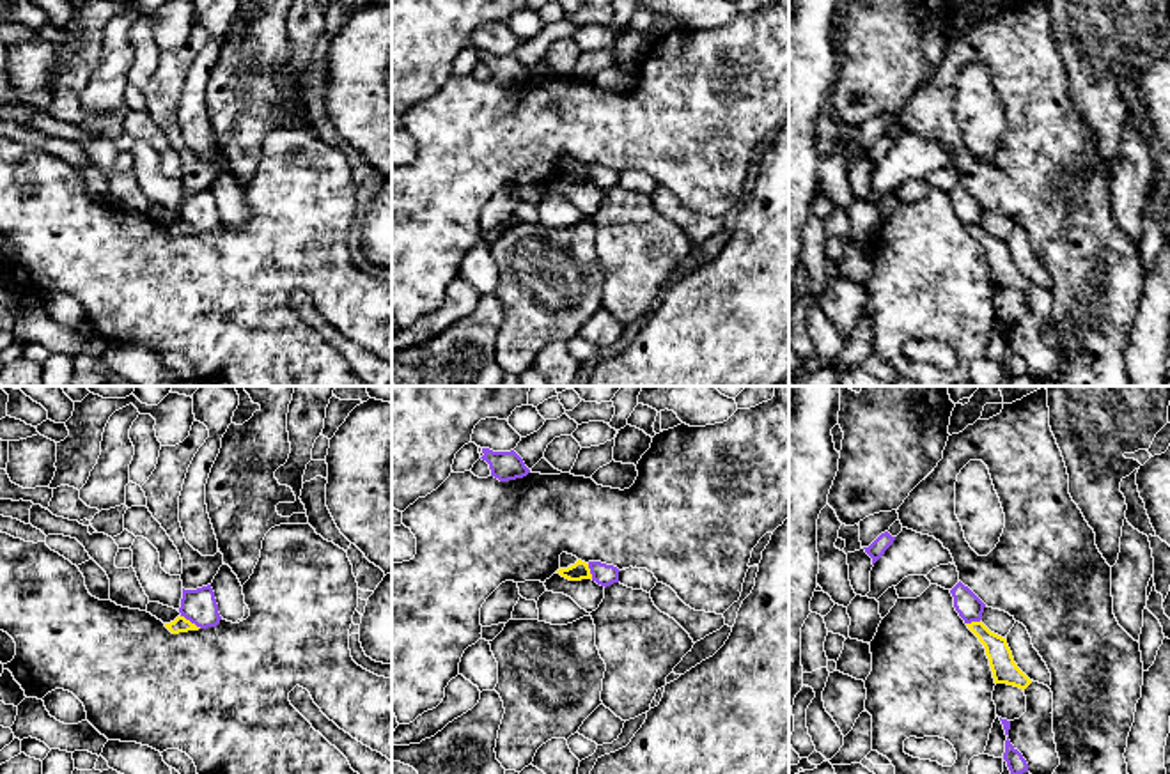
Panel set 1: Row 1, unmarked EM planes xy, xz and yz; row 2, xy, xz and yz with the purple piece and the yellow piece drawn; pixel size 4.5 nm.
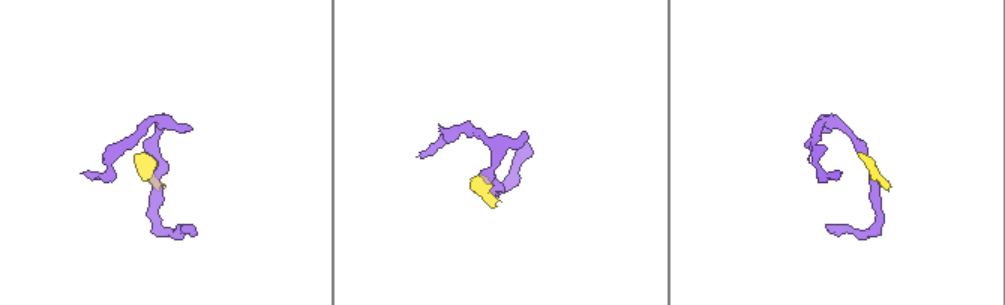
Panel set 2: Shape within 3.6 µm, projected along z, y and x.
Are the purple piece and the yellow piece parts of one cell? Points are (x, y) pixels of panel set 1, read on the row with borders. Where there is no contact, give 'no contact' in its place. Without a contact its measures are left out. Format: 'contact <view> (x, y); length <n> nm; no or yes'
contact xy (192, 622); length 110 nm; no

